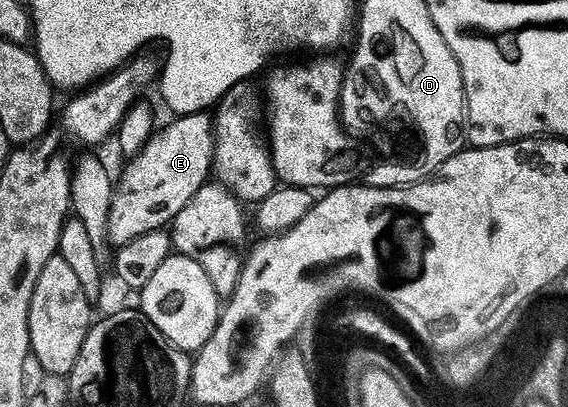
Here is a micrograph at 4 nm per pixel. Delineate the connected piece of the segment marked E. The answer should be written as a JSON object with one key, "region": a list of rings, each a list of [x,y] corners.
{"region":[[[209,113],[179,114],[169,119],[171,122],[161,130],[155,129],[151,137],[143,144],[138,154],[127,161],[122,175],[117,175],[114,182],[114,195],[108,208],[108,232],[106,241],[117,248],[128,244],[128,240],[136,240],[136,236],[144,236],[144,232],[161,230],[169,227],[174,217],[196,196],[201,186],[207,185],[214,165],[214,119]]]}

